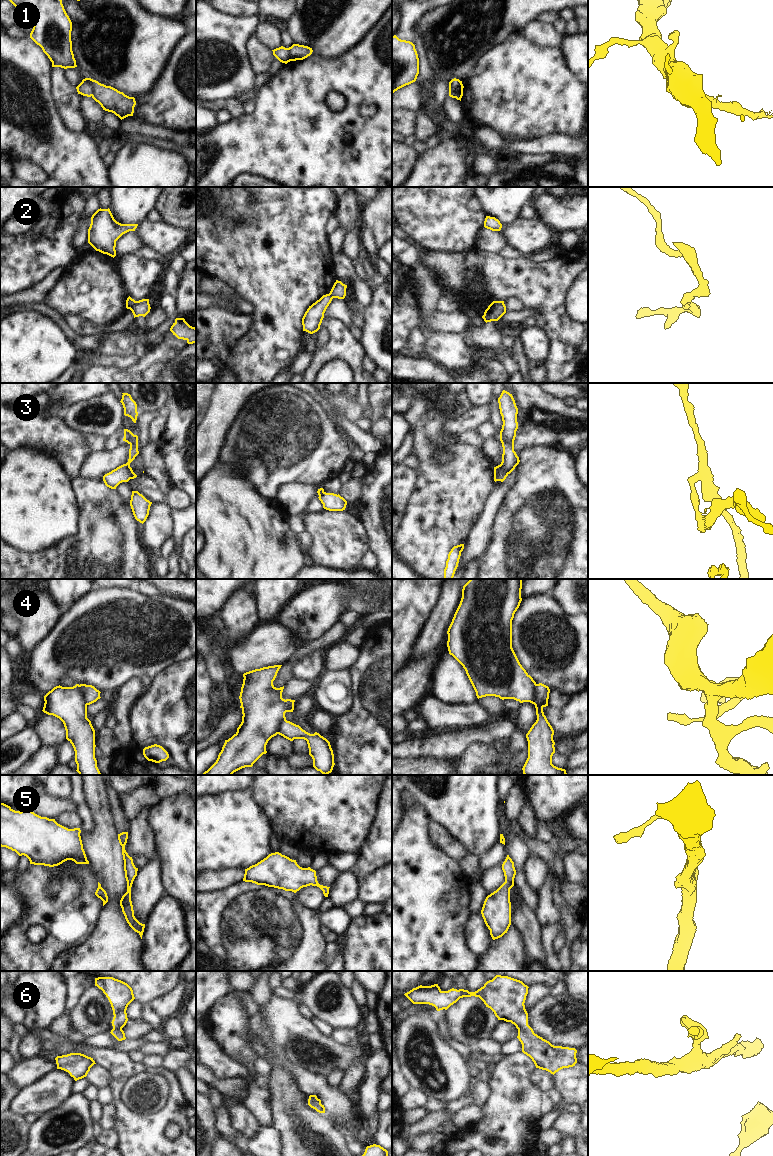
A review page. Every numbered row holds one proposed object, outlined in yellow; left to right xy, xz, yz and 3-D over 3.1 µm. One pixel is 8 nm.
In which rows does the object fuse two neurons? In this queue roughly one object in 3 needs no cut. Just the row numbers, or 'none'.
1, 2, 3, 4

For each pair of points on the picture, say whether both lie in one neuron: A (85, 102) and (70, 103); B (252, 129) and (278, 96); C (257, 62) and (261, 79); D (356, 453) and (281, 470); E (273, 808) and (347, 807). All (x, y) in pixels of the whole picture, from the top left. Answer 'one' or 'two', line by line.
A: two
B: one
C: two
D: two
E: one

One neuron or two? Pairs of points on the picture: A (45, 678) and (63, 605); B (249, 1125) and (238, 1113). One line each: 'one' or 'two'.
A: two
B: one

